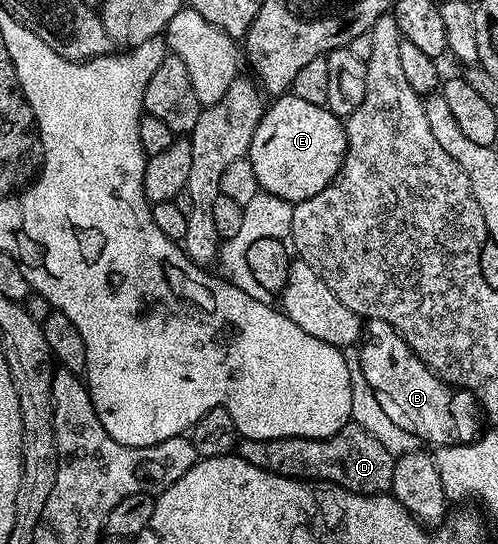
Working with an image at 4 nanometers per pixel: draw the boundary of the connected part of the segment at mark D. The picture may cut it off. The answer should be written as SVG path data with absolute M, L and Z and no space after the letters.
M348 423L331 437L282 437L281 439L242 438L237 455L261 471L281 477L298 477L300 481L328 481L354 493L386 493L391 488L396 458L369 431L360 425Z

